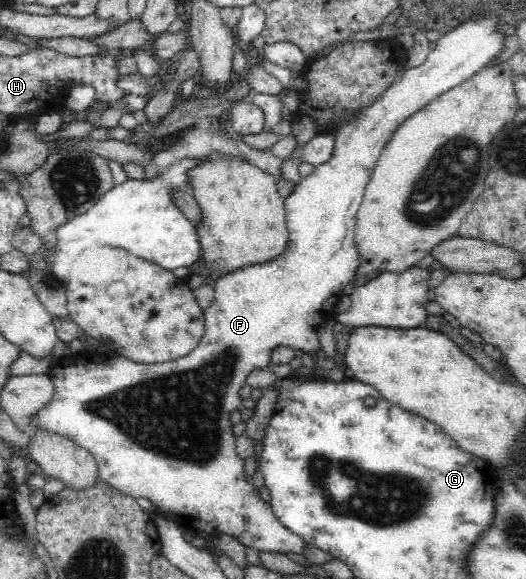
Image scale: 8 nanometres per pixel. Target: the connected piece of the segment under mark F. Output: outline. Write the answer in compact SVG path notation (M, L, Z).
M479 16L479 18L473 18L473 20L463 22L463 24L457 26L455 30L447 32L447 34L437 42L437 50L429 54L427 61L425 61L422 66L405 71L403 76L401 76L401 80L399 80L399 82L396 81L385 90L381 98L378 98L372 106L369 106L364 112L356 115L351 121L348 121L338 131L334 132L334 147L331 156L325 162L314 166L313 172L306 178L303 178L295 187L295 190L284 198L288 239L286 248L283 249L281 256L273 257L269 261L253 263L242 266L241 268L236 268L211 282L214 290L214 299L206 309L202 309L203 321L205 322L203 336L199 339L198 344L190 350L189 354L175 359L174 361L167 361L166 363L158 362L150 365L129 361L125 357L101 358L99 355L91 355L90 358L94 358L91 360L89 359L88 353L85 359L83 354L79 355L75 353L71 355L69 357L69 364L67 364L67 357L63 357L63 360L59 360L59 362L54 363L53 366L48 368L47 375L51 379L50 383L53 387L53 394L50 396L50 399L27 420L28 430L31 432L39 427L39 429L49 430L53 434L63 435L73 442L76 442L96 460L101 481L107 482L112 488L119 489L119 492L129 494L136 499L149 498L149 500L152 500L159 508L161 512L160 516L164 517L166 520L175 522L179 526L191 526L191 528L195 528L195 530L205 530L205 532L209 532L212 536L213 532L225 532L225 534L241 540L243 544L249 544L249 546L255 548L255 550L271 550L271 553L279 552L279 554L295 557L303 562L304 555L308 550L307 542L297 534L292 534L287 528L283 527L283 524L279 523L279 520L275 518L273 510L269 508L269 504L263 504L263 502L259 500L259 496L251 490L253 486L251 486L249 482L243 480L243 464L241 464L241 460L235 456L235 450L233 450L233 438L231 438L232 424L229 424L229 414L235 411L238 406L241 406L239 389L246 383L246 378L251 373L251 370L267 367L271 364L270 354L273 348L281 345L289 346L295 351L301 349L303 352L313 355L317 355L317 352L321 350L321 343L317 337L317 330L334 318L334 307L343 295L341 293L342 289L347 282L353 278L355 271L360 265L359 249L355 246L356 217L358 216L359 208L363 202L365 190L368 183L371 181L374 166L378 161L383 147L389 142L390 136L395 132L395 129L397 129L406 118L422 110L431 103L433 98L438 97L441 93L447 92L454 86L459 86L459 84L472 78L476 73L479 73L487 66L487 62L491 61L491 58L495 58L495 56L502 52L503 46L506 44L503 44L503 34L493 34L493 24L495 24L495 20L497 20L496 16Z

